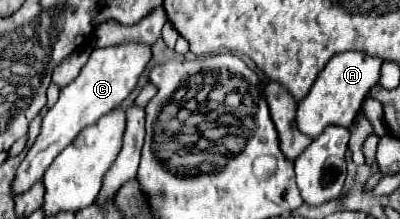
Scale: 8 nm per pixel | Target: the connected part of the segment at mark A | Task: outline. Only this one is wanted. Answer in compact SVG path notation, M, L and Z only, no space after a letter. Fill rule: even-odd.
M343 51L333 55L323 71L317 75L307 97L301 99L297 105L297 129L309 139L317 139L327 125L341 125L349 129L369 89L379 83L381 63L381 59L369 57L361 51Z

